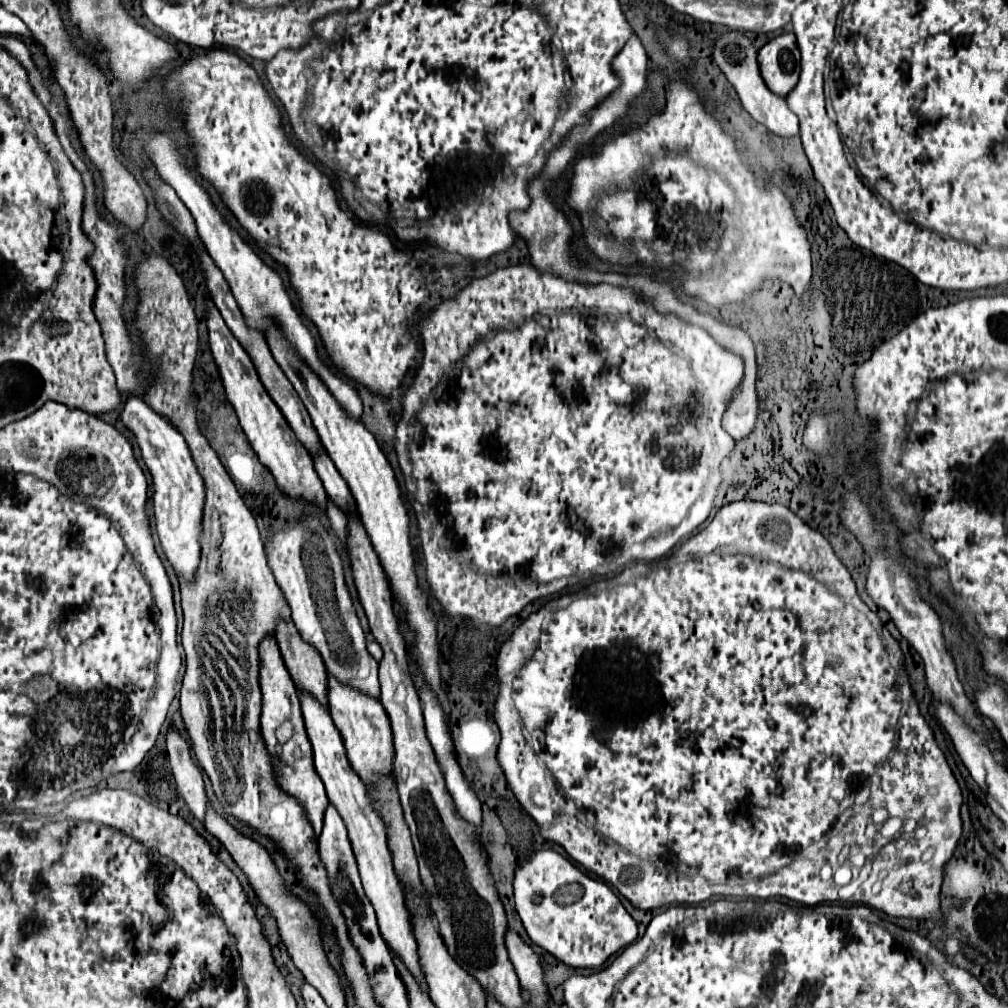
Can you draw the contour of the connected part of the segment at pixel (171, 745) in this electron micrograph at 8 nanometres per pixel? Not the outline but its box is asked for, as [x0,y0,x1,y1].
[166,729,208,823]

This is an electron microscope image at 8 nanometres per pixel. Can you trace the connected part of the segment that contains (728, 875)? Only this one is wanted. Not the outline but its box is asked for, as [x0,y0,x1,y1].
[494,501,963,921]

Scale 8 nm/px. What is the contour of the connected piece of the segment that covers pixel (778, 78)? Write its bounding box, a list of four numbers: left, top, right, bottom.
[758,33,800,97]

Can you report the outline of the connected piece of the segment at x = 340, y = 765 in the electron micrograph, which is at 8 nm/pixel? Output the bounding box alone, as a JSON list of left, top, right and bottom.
[298,689,428,993]

